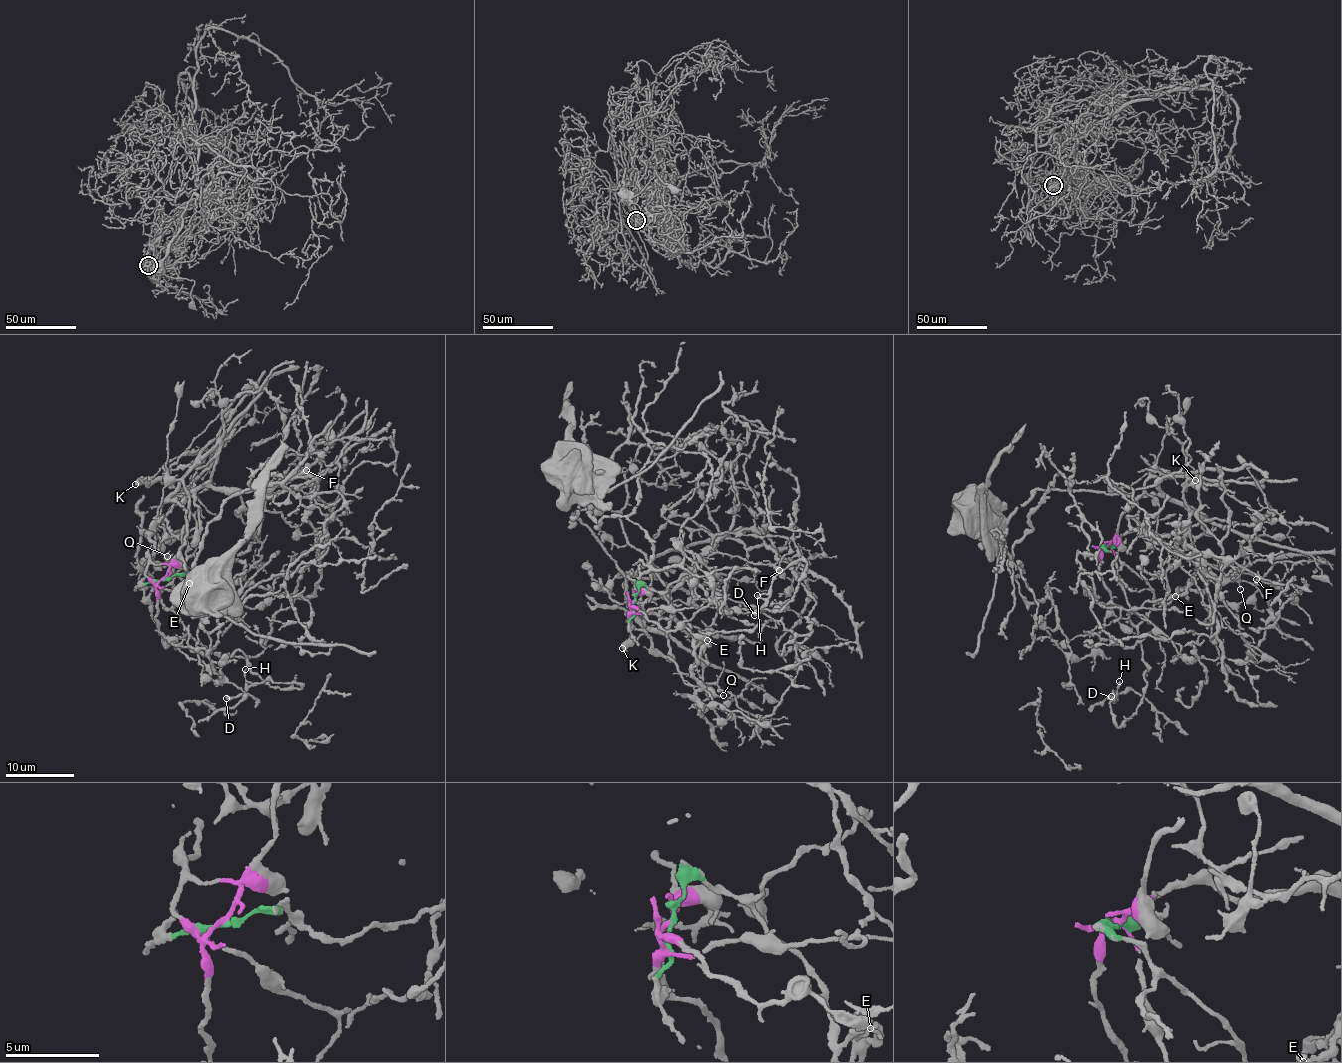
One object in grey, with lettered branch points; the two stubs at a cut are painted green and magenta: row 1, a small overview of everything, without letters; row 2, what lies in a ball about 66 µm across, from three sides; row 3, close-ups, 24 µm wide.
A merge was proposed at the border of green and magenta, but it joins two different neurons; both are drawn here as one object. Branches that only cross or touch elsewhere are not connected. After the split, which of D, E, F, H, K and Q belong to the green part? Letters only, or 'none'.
D, E, H

